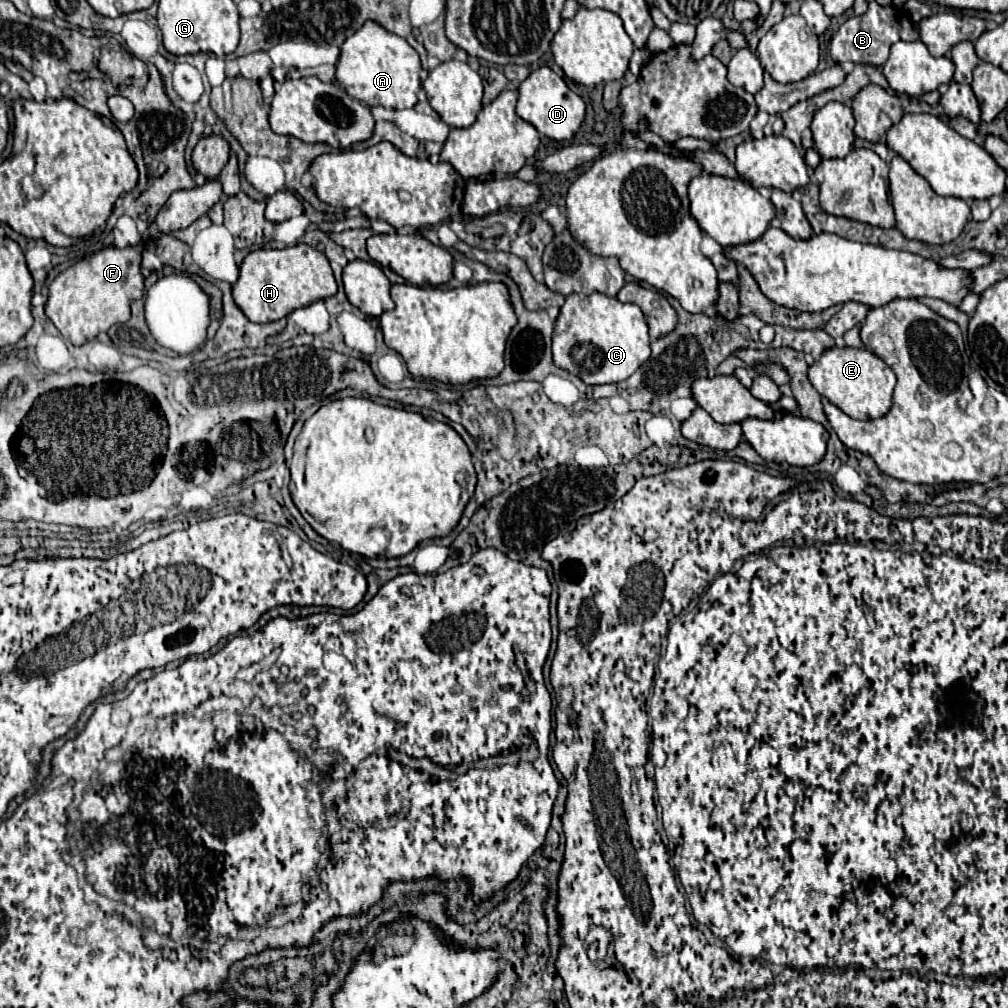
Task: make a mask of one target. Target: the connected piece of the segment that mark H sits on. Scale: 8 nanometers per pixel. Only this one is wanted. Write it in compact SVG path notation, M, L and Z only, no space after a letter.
M296 244L282 250L262 248L250 252L240 266L240 276L232 286L232 296L248 320L254 324L264 324L280 320L296 308L334 296L336 288L338 286L328 258L308 244Z

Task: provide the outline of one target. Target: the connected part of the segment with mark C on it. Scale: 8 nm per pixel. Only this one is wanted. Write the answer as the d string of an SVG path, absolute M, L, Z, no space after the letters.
M594 292L590 296L570 294L560 308L552 336L554 364L576 376L586 384L612 384L632 376L650 358L648 324L636 304L620 302L606 294Z

